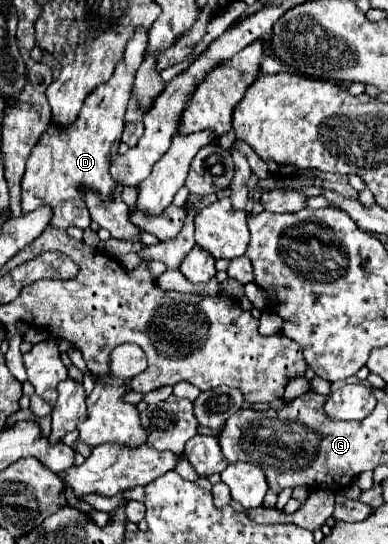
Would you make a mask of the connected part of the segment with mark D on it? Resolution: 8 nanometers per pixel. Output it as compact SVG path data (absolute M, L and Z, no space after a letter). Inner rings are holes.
M137 28L133 38L125 46L123 60L119 60L119 66L115 66L113 76L97 86L83 102L81 112L77 114L77 120L69 124L67 128L53 128L49 126L45 134L39 138L37 146L33 148L29 160L27 160L27 170L21 182L23 198L21 206L23 212L33 212L37 206L51 204L53 206L53 228L67 230L69 226L89 226L89 210L81 198L81 192L91 190L101 194L103 200L111 196L111 192L117 188L115 180L109 174L111 158L117 154L119 142L121 142L121 132L123 132L123 116L127 102L131 98L133 90L133 78L143 62L147 46L147 30Z

